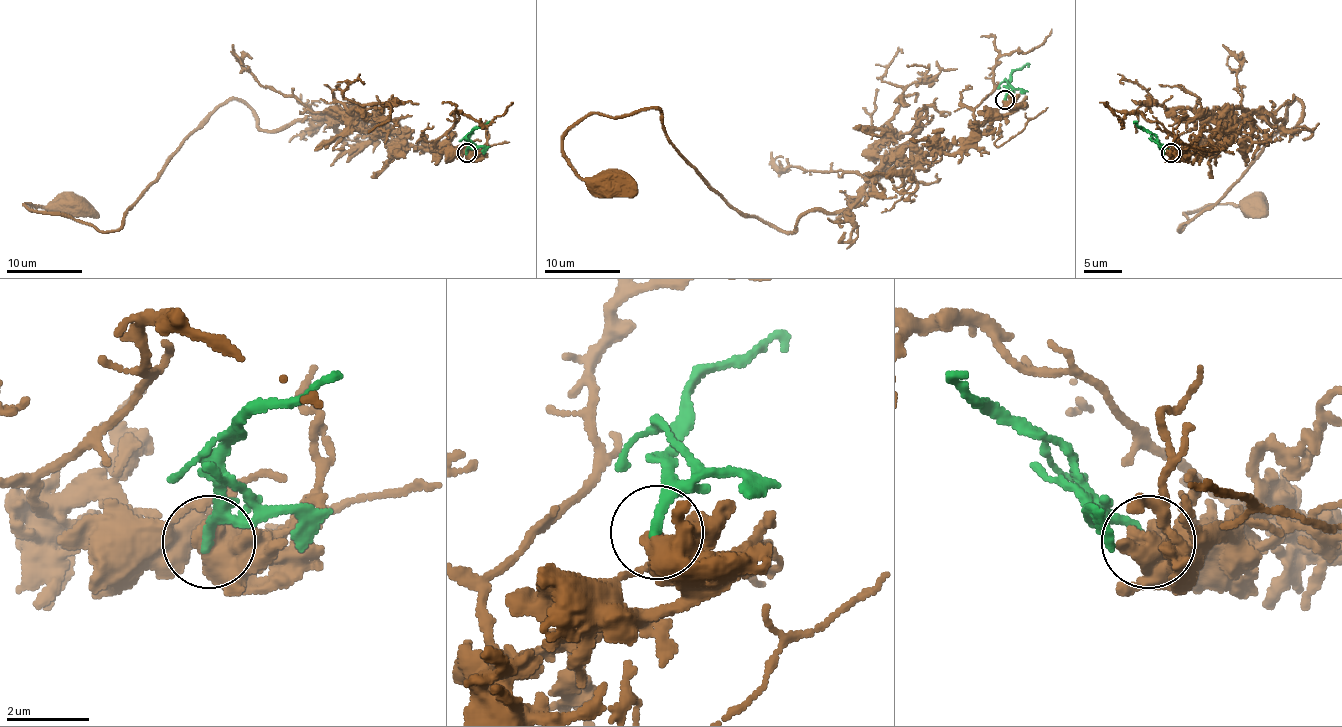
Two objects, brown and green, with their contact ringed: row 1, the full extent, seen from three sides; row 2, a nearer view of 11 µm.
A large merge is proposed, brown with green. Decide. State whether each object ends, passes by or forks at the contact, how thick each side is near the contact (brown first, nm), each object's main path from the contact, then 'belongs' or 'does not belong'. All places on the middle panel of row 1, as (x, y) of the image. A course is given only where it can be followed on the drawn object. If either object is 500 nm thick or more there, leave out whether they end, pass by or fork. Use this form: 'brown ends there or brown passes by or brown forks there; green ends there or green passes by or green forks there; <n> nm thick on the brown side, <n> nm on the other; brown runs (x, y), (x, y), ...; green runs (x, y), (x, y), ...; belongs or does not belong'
800 nm thick on the brown side, 220 nm on the other; brown runs (1005, 100), (952, 153), (892, 157), (792, 231), (741, 216), (654, 108), (563, 138), (605, 181); green runs (1005, 100), (1009, 76), (1030, 64); belongs

